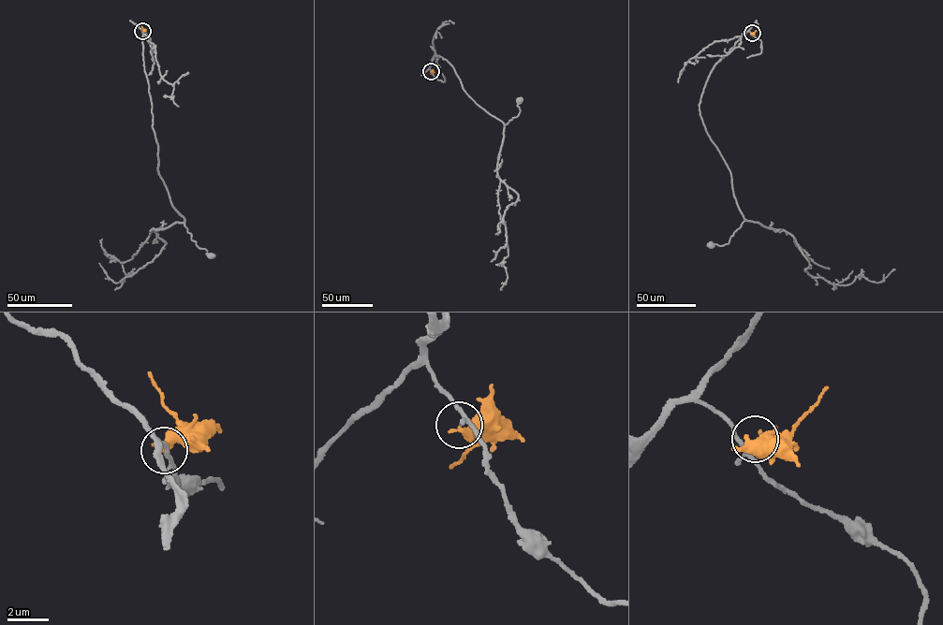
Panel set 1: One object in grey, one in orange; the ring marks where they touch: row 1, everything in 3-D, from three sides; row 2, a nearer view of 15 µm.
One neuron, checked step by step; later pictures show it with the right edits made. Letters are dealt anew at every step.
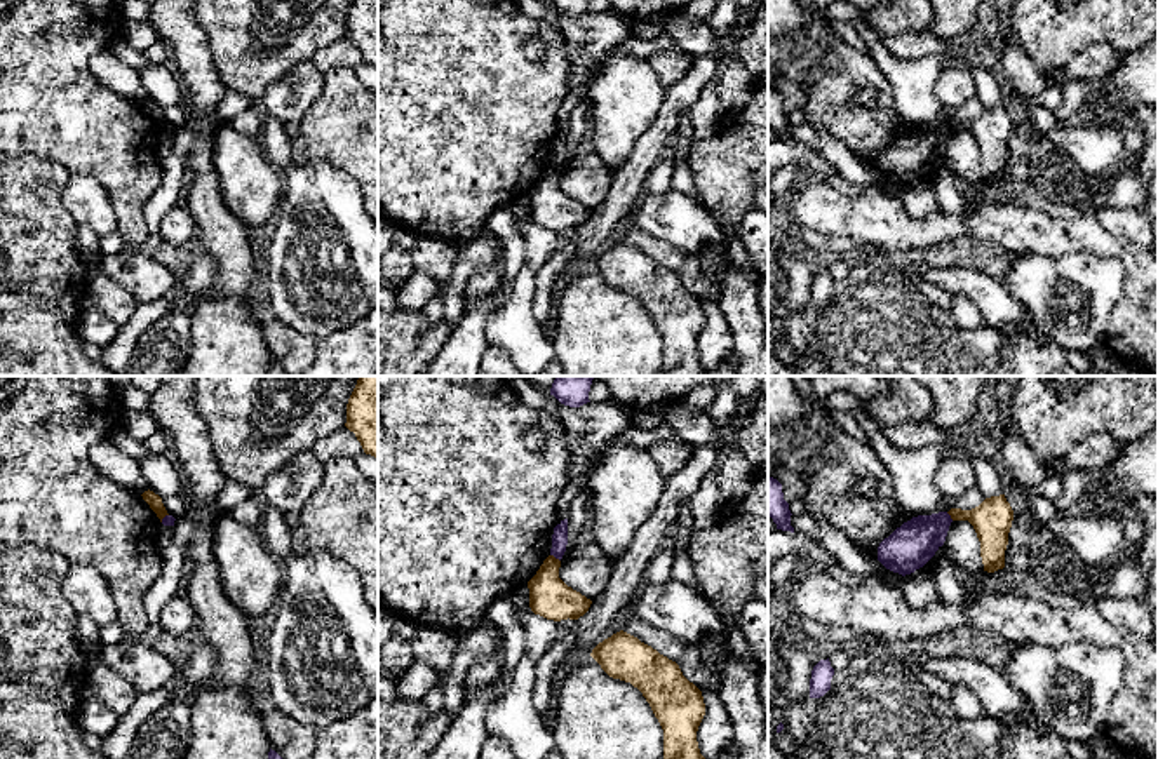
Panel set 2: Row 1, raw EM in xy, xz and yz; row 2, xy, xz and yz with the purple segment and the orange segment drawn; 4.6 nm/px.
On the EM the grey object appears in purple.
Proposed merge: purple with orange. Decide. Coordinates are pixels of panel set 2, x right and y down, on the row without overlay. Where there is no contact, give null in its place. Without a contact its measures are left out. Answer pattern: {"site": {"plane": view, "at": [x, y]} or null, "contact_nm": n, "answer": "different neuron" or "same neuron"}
{"site": {"plane": "xz", "at": [556, 167]}, "contact_nm": 60, "answer": "different neuron"}

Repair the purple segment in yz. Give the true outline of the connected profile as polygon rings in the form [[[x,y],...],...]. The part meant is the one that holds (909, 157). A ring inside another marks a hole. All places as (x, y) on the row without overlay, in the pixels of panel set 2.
[[[947,122],[912,127],[879,153],[878,171],[902,186],[914,183],[944,155],[951,132]]]

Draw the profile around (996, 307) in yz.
[[[906,263],[900,268],[912,280],[921,279],[942,287],[951,296],[970,298],[987,327],[996,331],[1007,324],[1015,324],[1019,334],[1027,334],[1038,343],[1043,341],[1026,308],[1008,294],[1001,279],[991,277],[975,266],[937,268]]]

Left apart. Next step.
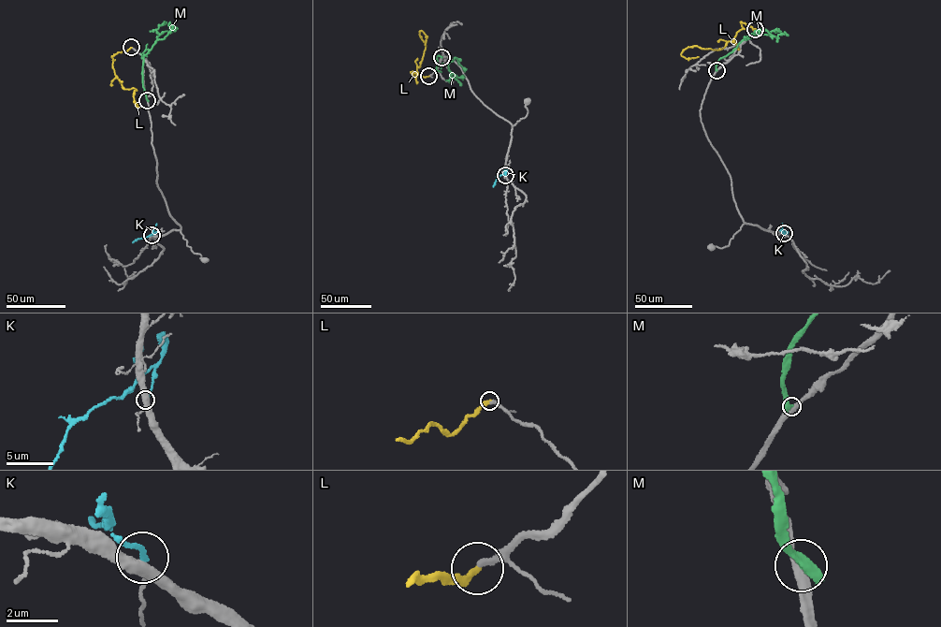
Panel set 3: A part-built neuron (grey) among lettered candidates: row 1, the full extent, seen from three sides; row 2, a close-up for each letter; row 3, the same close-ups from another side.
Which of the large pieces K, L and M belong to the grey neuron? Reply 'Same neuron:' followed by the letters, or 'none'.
Same neuron: L

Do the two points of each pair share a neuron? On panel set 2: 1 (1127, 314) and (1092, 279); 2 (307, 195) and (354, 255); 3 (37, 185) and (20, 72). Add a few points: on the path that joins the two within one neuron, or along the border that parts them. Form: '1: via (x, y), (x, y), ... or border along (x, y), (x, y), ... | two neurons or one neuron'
1: border along (1124, 263), (1122, 298), (1110, 315), (1103, 338) | two neurons
2: via (321, 209), (321, 216), (345, 241) | one neuron
3: border along (18, 154), (44, 155), (56, 161), (68, 173) | two neurons

